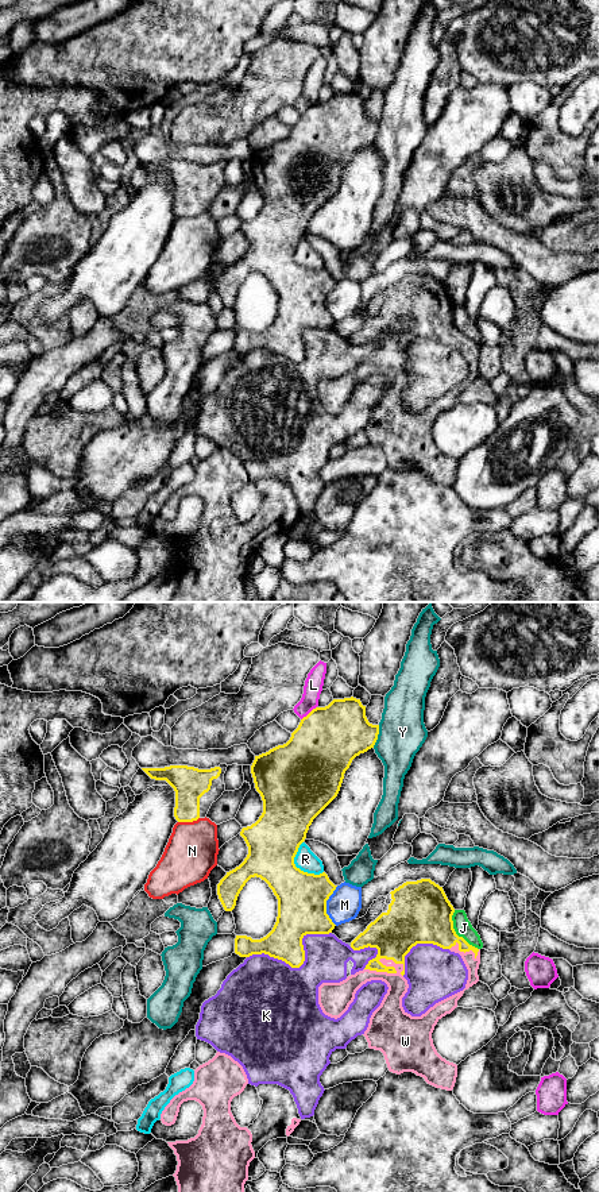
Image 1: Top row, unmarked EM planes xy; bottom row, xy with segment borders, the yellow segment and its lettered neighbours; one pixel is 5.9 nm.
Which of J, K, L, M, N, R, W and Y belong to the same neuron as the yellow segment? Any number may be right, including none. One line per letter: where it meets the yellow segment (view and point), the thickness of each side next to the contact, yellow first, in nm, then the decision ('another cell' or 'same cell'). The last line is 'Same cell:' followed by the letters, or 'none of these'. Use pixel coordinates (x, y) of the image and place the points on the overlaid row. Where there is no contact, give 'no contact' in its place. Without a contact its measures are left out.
J: contact xy (455, 933); calibres 360 and 110 nm; another cell
K: contact xy (301, 964); calibres 200 and 420 nm; another cell
L: contact xy (309, 713); calibres 380 and 110 nm; another cell
M: contact xy (325, 906); calibres 300 and 190 nm; another cell
N: contact xy (188, 821); calibres 200 and 300 nm; another cell
R: contact xy (296, 867); calibres 320 and 120 nm; another cell
W: contact xy (391, 967); calibres 280 and 140 nm; same cell
Y: contact xy (377, 736); calibres 360 and 280 nm; another cell
Same cell: W

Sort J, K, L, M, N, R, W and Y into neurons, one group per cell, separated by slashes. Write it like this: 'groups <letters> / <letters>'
groups J / K / L / M / N / R / W / Y

